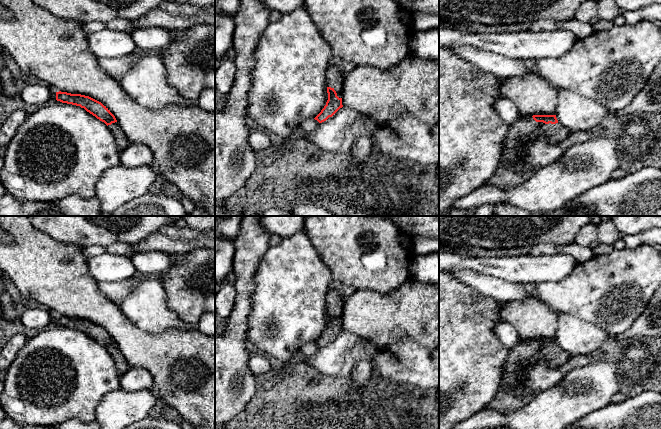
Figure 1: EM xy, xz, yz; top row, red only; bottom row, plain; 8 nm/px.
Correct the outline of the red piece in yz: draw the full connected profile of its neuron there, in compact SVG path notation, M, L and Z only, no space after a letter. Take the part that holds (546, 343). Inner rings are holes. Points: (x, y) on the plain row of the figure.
M556 339L519 340L508 350L499 389L487 408L500 413L522 408L533 399L533 395L526 384L519 381L521 370L539 360L546 360L551 367L567 367L570 357L568 352L558 346Z

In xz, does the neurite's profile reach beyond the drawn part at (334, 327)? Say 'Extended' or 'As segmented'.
Extended

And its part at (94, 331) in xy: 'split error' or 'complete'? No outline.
split error

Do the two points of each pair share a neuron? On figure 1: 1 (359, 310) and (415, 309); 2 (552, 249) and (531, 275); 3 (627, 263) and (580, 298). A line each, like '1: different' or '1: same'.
1: same
2: different
3: same

